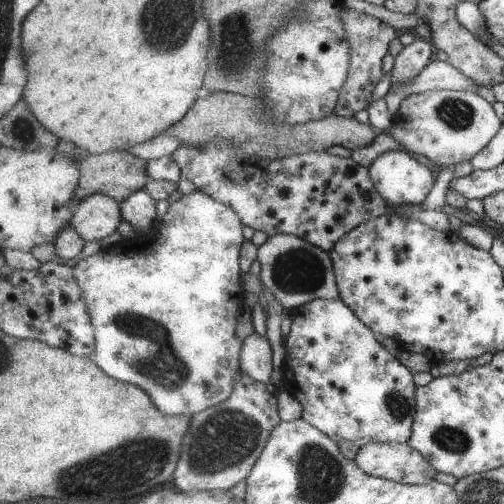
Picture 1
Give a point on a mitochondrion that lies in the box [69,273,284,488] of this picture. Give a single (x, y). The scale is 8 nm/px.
(225, 437)

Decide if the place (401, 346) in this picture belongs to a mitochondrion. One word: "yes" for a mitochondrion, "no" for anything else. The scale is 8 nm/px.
no

